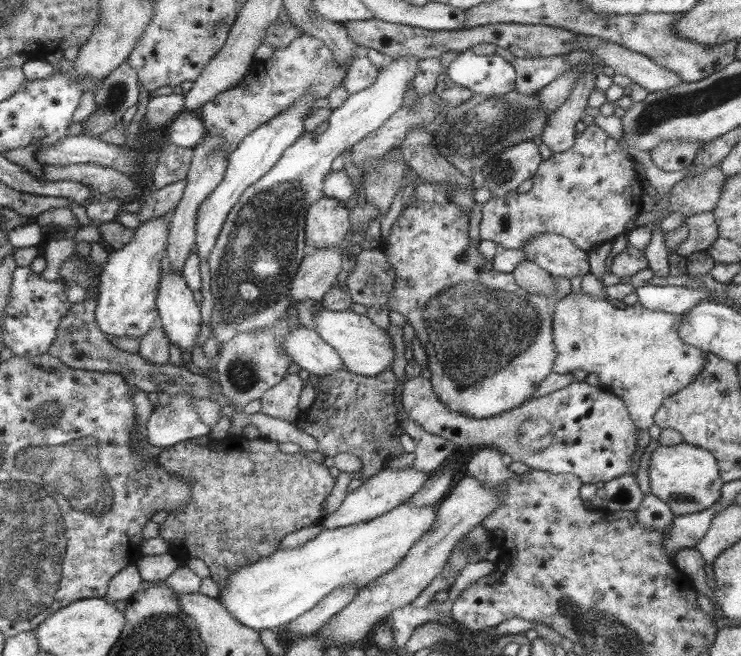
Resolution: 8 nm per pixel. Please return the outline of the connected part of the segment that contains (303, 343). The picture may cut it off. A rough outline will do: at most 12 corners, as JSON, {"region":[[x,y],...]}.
{"region":[[298,327],[283,348],[316,376],[344,371],[340,355],[314,329]]}

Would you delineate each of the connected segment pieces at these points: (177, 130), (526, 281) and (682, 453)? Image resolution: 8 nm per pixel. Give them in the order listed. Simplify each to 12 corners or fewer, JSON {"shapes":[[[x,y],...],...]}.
{"shapes":[[[182,111],[169,124],[169,143],[194,149],[207,137],[198,114]],[[526,259],[514,269],[520,288],[542,293],[552,304],[553,278],[535,262]],[[686,443],[650,456],[651,493],[674,516],[712,508],[718,458]]]}

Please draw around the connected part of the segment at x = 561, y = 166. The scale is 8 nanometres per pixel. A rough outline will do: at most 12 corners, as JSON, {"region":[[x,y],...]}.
{"region":[[596,123],[533,187],[483,204],[481,240],[581,249],[644,212],[636,157]]}

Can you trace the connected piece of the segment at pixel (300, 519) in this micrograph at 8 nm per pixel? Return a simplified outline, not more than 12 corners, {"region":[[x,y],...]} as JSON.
{"region":[[242,434],[158,462],[191,501],[160,524],[220,589],[320,523],[327,466]]}

